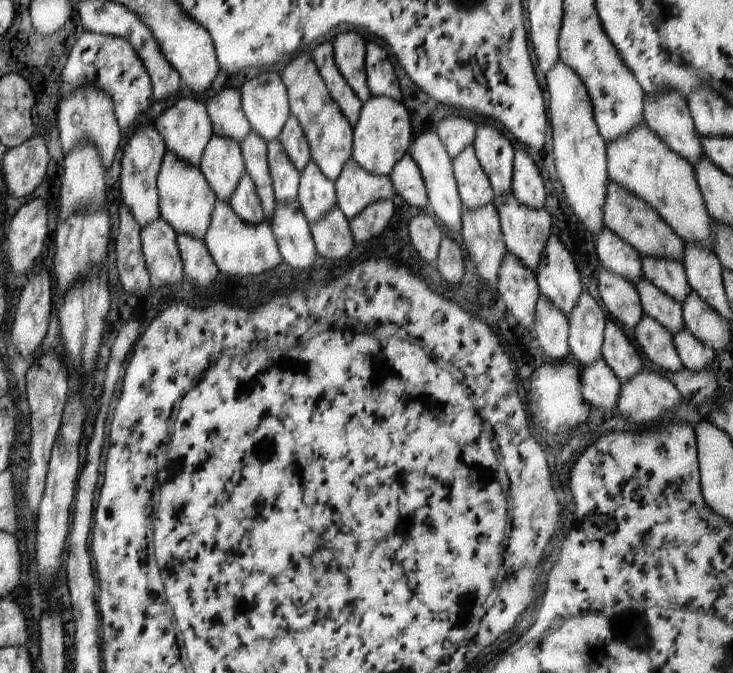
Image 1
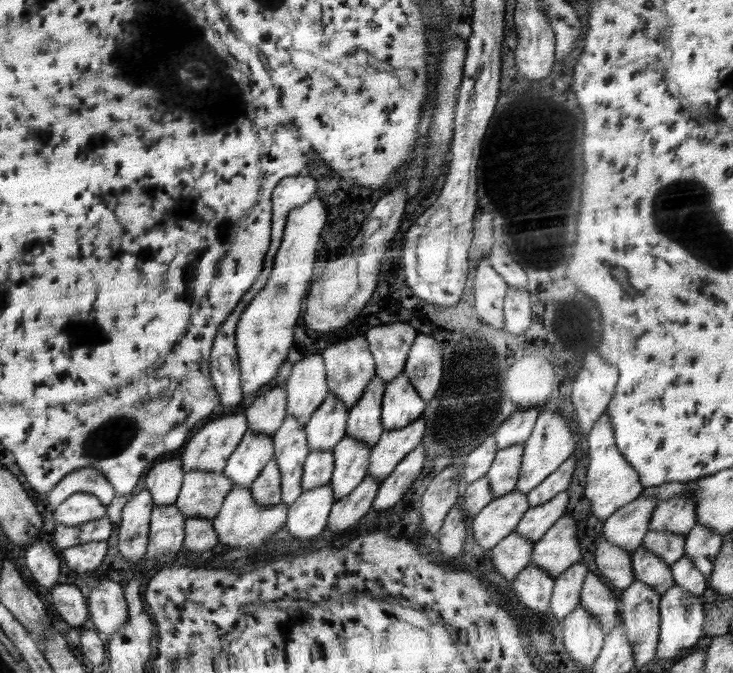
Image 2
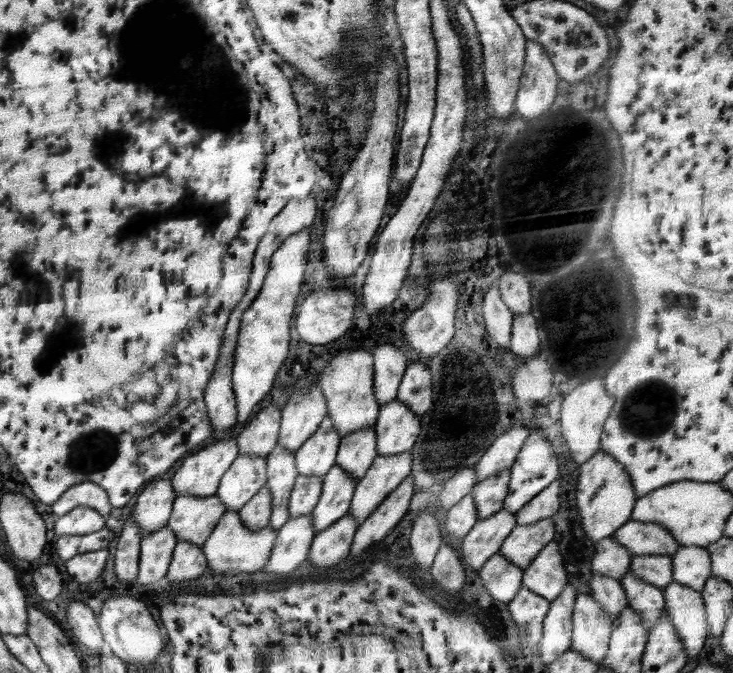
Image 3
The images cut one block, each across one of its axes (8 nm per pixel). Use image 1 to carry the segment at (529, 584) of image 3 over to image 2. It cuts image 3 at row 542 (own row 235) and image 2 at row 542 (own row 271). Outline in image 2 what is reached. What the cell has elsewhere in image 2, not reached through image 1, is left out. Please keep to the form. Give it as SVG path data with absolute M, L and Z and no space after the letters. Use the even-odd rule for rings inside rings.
M564 514L534 543L532 564L546 570L554 579L560 576L582 558L577 532L576 520Z

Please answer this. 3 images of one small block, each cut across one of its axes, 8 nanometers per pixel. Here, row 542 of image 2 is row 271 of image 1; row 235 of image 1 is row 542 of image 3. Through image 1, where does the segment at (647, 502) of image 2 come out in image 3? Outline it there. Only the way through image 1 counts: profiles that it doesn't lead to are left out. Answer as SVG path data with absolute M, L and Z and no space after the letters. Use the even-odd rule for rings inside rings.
M614 536L602 538L595 546L595 555L591 560L593 574L604 574L608 578L621 580L629 571L631 555L624 546L620 546Z

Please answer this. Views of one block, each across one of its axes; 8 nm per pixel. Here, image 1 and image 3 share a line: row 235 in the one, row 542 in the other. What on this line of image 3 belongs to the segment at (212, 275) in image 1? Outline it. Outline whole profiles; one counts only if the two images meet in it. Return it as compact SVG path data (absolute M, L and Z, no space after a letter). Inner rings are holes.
M177 542L165 580L170 582L188 582L202 576L207 568L206 556L198 544Z

